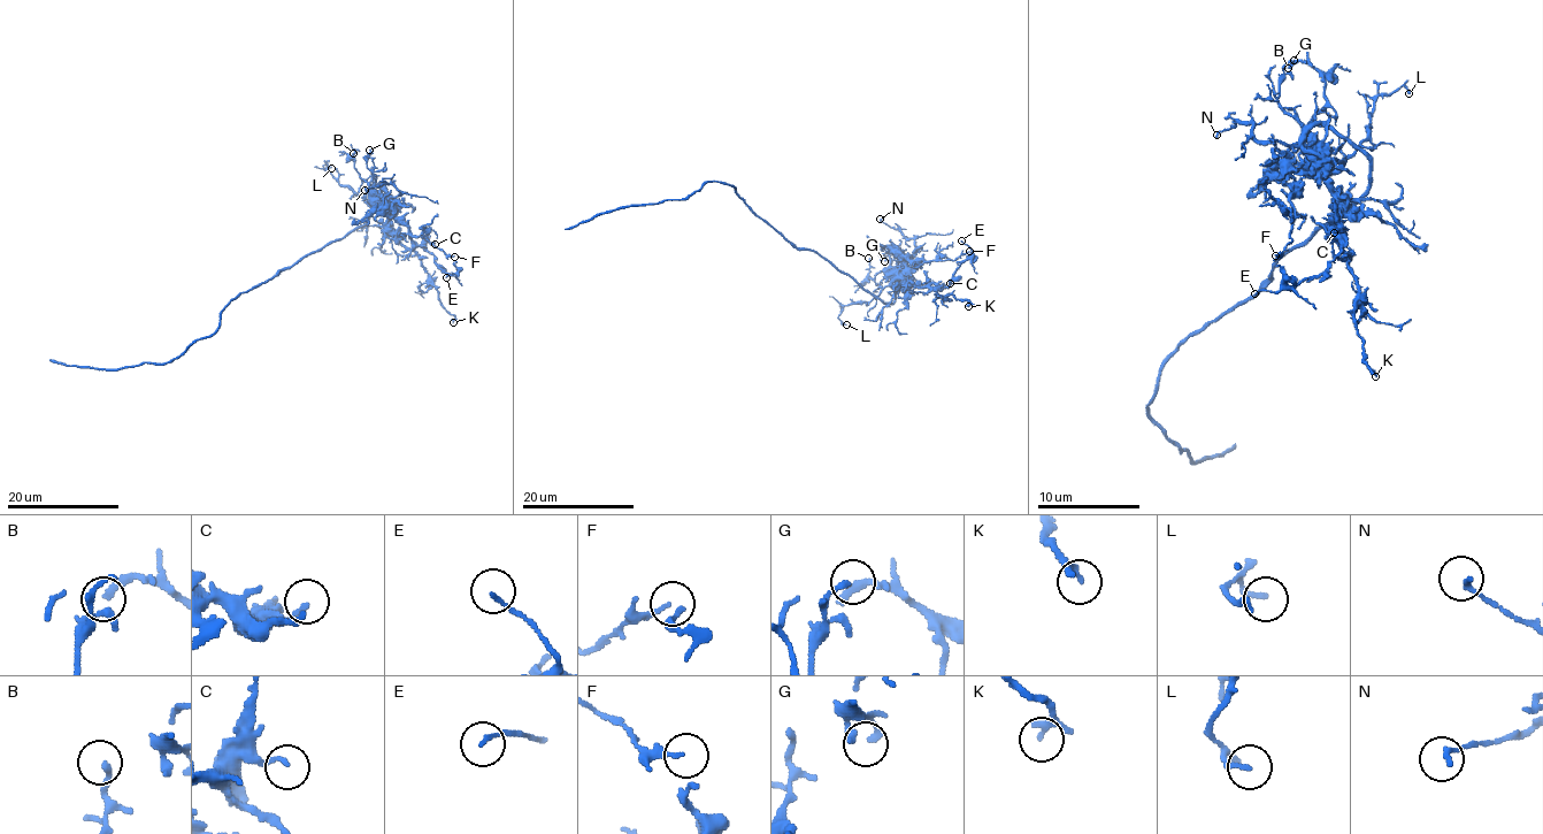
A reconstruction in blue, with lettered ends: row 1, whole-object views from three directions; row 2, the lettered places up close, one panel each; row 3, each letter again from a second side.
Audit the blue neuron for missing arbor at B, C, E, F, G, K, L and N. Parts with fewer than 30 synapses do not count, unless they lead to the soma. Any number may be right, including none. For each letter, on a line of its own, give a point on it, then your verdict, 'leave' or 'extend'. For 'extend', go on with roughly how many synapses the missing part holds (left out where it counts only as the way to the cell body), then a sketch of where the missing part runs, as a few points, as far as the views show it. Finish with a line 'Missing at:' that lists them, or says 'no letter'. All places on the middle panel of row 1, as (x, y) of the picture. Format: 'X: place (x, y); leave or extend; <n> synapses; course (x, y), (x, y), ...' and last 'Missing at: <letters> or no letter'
B: place (868, 258); leave
C: place (950, 283); leave
E: place (961, 240); leave
F: place (969, 251); leave
G: place (884, 261); leave
K: place (968, 306); leave
L: place (846, 324); leave
N: place (880, 219); leave
Missing at: no letter

